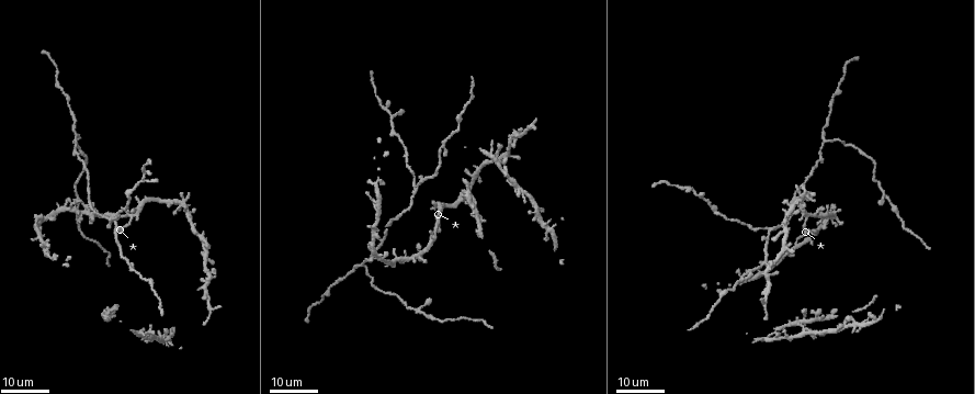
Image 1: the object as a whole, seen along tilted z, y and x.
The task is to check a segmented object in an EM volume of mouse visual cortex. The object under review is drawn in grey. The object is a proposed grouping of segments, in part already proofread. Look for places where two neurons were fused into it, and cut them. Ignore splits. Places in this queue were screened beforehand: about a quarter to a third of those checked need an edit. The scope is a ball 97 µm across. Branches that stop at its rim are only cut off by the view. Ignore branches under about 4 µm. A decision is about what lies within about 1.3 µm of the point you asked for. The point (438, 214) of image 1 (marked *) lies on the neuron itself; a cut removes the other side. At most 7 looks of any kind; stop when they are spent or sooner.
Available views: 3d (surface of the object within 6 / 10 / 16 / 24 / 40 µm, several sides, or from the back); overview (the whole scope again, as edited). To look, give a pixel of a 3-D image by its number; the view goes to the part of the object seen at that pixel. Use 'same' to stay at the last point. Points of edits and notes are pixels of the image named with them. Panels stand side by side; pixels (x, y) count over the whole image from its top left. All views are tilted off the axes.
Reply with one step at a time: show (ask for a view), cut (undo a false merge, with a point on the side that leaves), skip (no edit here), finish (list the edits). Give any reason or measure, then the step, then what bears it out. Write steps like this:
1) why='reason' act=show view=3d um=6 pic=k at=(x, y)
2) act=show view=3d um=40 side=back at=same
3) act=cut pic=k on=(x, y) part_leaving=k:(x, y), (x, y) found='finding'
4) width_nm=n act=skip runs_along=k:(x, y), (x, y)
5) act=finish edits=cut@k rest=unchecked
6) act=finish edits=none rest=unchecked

why='small branch off a trunk' act=show view=3d um=24 pic=1 at=(116, 222)

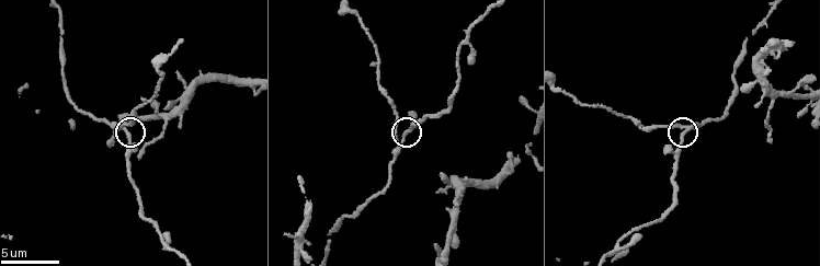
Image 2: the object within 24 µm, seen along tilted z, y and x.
act=show view=3d um=6 pic=2 at=(685, 128)

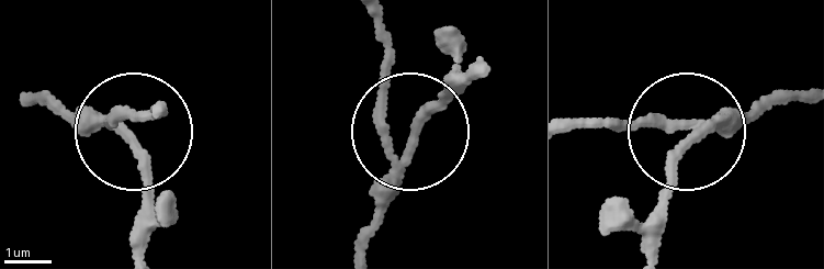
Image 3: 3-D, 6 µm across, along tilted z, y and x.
width_nm=190 act=cut pic=3 on=(137, 115) part_leaving=3:(393, 150), (390, 48), (376, 12) found='two neurons meet here'

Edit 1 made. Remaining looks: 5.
why='redraw' act=show view=overview

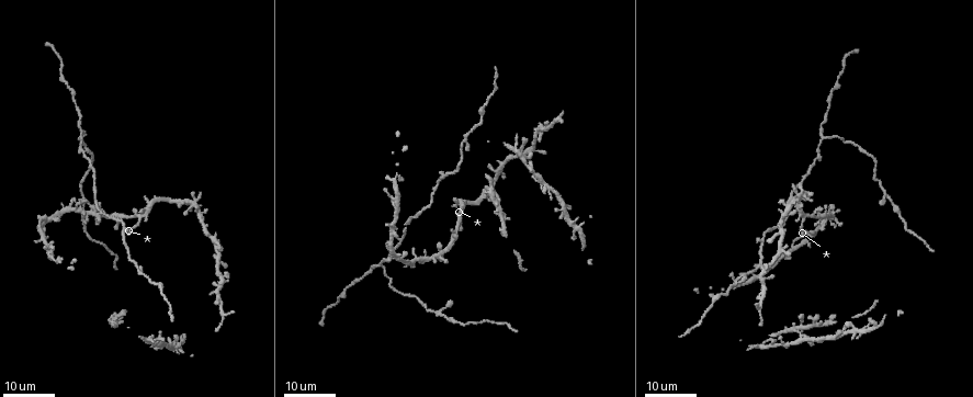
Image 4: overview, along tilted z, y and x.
why='arms part here' act=show view=3d um=16 pic=4 at=(381, 264)

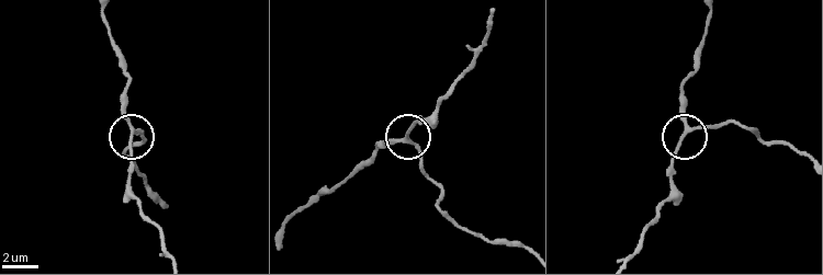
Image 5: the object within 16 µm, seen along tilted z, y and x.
act=show view=3d um=6 pic=5 at=(408, 140)

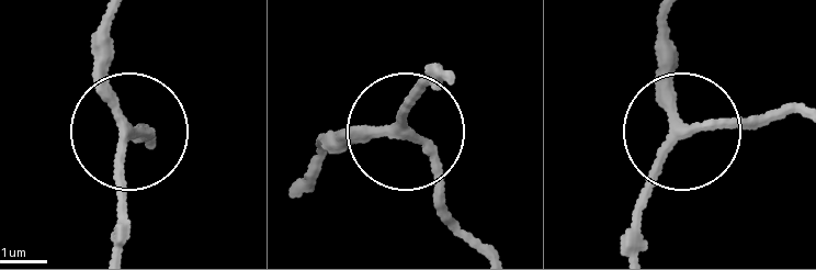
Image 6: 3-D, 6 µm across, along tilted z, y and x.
width_nm=200 act=skip runs_along=6:(638, 251), (638, 204), (684, 122), (668, 37) found='all the same neuron'

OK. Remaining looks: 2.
why='two arms in line, one across' act=show view=3d um=10 pic=2 at=(468, 46)

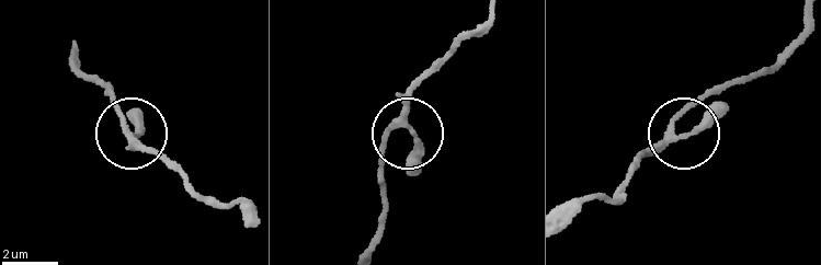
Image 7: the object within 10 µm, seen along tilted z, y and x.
arms=3 act=skip runs_along=7:(73, 50), (90, 76), (113, 88), (133, 137), (159, 161) found='all the same neuron'

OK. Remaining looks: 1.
act=finish edits=cut@3 rest=unchecked

